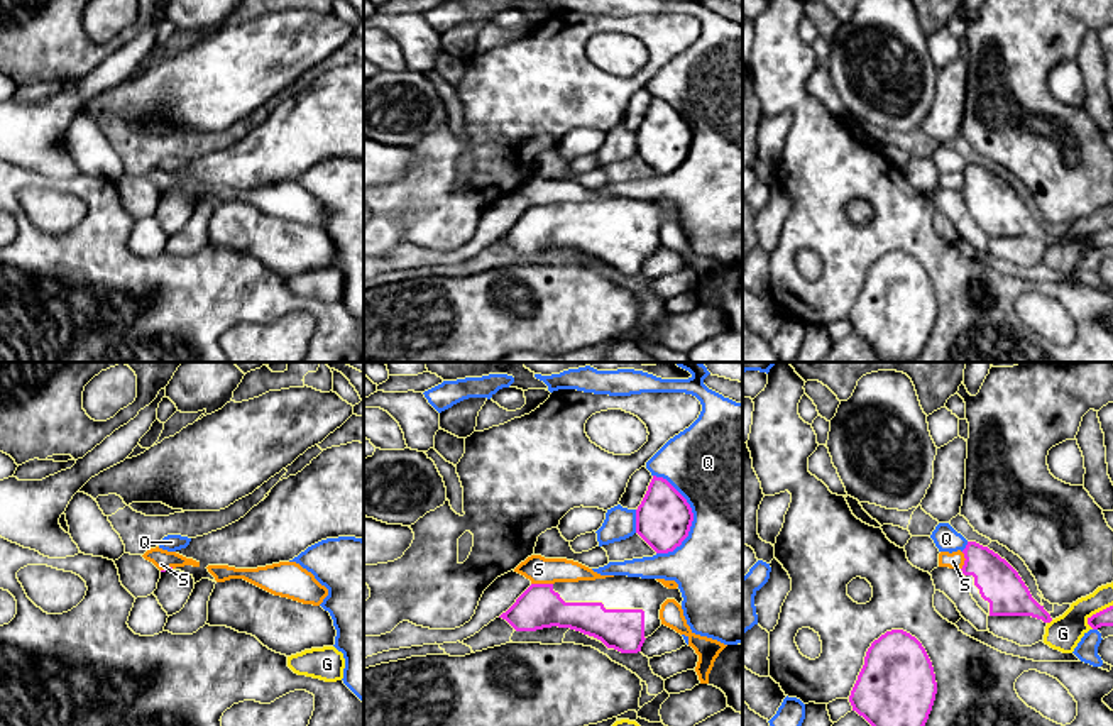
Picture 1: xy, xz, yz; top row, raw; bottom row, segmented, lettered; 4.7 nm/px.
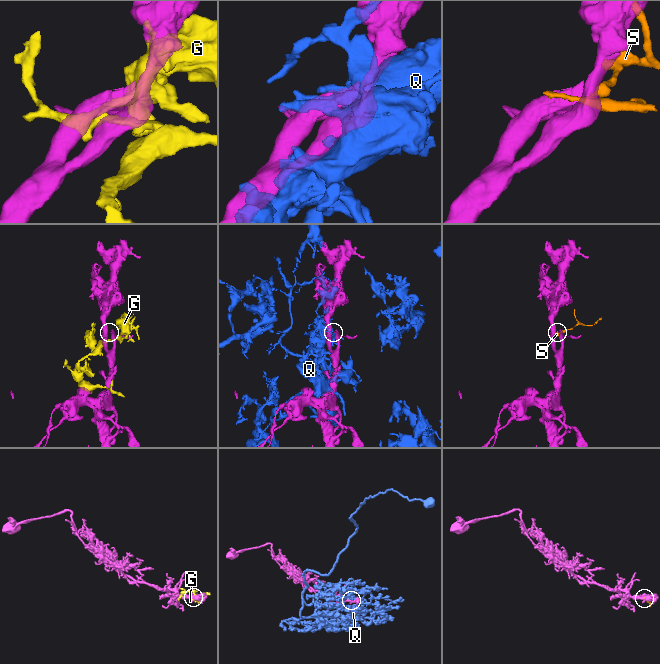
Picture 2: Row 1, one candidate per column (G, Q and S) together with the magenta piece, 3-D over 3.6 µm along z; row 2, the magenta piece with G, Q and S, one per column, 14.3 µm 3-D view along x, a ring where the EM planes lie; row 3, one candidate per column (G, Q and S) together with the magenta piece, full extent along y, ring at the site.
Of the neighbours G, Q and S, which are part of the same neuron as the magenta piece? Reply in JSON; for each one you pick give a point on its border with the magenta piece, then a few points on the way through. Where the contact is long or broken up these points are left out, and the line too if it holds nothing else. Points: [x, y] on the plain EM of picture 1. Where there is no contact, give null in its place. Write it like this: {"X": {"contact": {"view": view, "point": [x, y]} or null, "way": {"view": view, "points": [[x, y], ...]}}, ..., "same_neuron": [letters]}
{"same_neuron": []}

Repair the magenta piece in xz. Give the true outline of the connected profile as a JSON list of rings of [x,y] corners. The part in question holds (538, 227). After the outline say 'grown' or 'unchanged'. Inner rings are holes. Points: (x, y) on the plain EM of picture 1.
[[[614,196],[595,201],[531,205],[516,223],[499,239],[516,252],[543,249],[570,249],[600,261],[607,269],[621,274],[638,274],[648,257],[660,247],[660,230],[666,220],[682,227],[680,210],[668,210],[656,200]]] | grown

